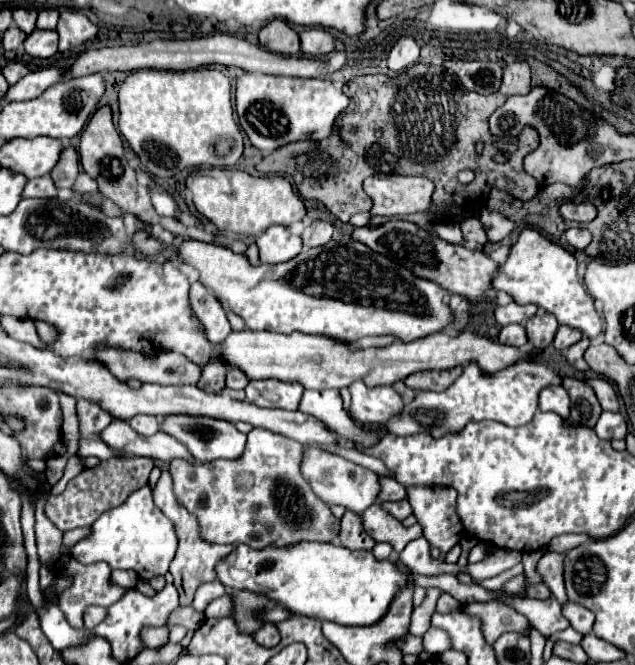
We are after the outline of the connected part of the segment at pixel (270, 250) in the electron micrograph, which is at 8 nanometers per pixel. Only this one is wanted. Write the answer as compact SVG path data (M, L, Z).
M269 226L259 238L259 258L265 264L279 264L301 252L301 238L291 234L287 226Z

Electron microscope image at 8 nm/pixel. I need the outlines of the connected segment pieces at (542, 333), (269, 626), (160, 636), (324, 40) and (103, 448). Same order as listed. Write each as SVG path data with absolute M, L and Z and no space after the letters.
M549 312L537 314L537 316L533 316L533 320L529 320L529 322L525 324L529 342L531 342L535 348L539 348L539 350L547 348L547 346L553 342L553 336L555 336L557 328L559 328L559 322L557 322L557 318L555 318L553 314L549 314Z
M267 622L267 624L263 624L263 626L255 632L255 640L257 640L261 646L271 648L271 646L277 646L277 644L279 644L281 636L279 636L277 626L275 626L273 622Z
M145 628L145 632L141 632L143 648L157 648L159 644L165 644L165 642L169 642L165 628Z
M307 28L299 36L301 36L301 52L309 58L323 58L333 50L333 36L323 28Z
M95 438L95 440L81 440L79 442L79 454L83 458L87 458L87 454L91 456L97 456L97 458L109 458L109 456L119 456L113 448L109 448L101 438Z

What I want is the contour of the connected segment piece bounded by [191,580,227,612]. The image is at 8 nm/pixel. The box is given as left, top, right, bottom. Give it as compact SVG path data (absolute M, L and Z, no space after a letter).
M219 580L201 584L201 588L197 588L197 592L195 592L195 598L193 598L193 604L191 604L191 606L193 606L197 612L205 612L205 608L209 606L209 602L215 600L215 598L219 598L219 596L223 596L225 592L227 592L227 590L225 590L225 586L223 586Z

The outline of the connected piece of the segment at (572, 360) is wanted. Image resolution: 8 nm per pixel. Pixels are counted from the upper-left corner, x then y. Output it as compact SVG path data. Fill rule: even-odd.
M581 338L577 344L573 344L569 350L567 350L567 362L573 366L573 368L577 368L577 370L587 370L589 366L585 364L585 360L583 360L583 352L587 350L587 346L589 346L589 338Z

